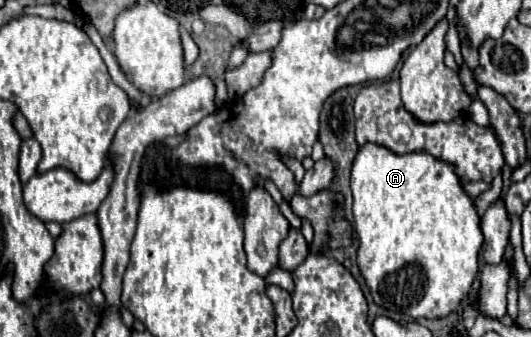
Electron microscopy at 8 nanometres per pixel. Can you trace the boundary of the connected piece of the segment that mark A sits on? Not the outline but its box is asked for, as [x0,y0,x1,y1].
[352,144,484,318]

